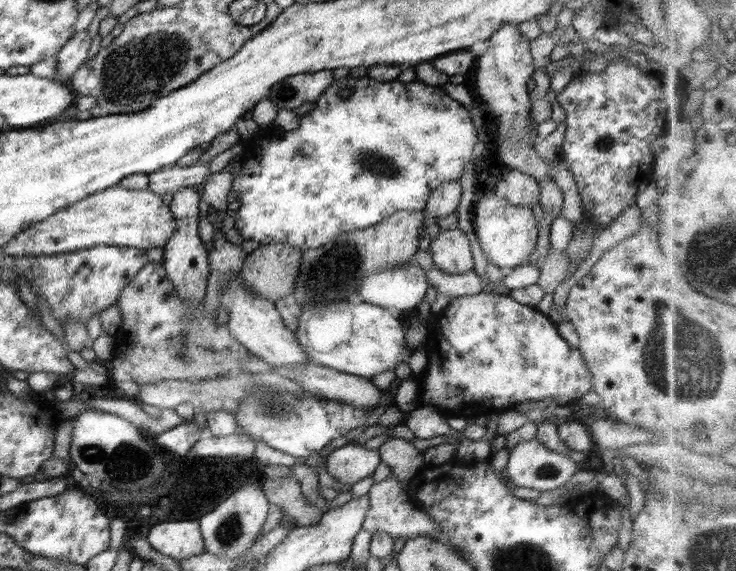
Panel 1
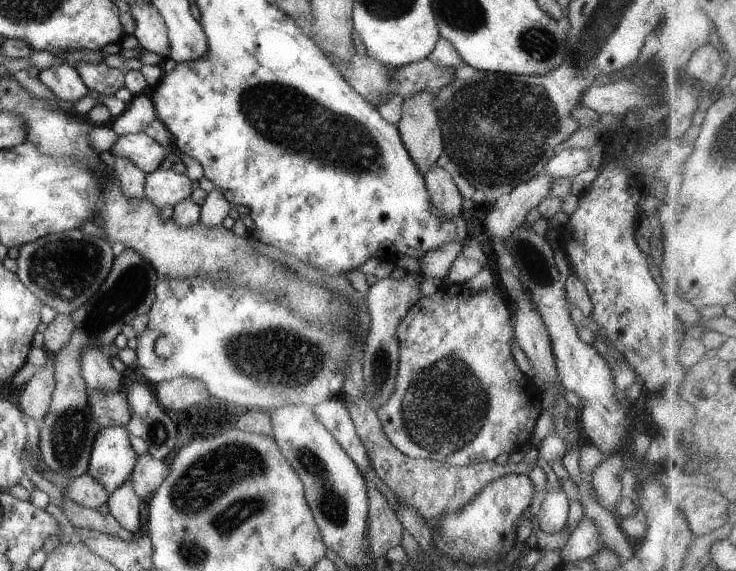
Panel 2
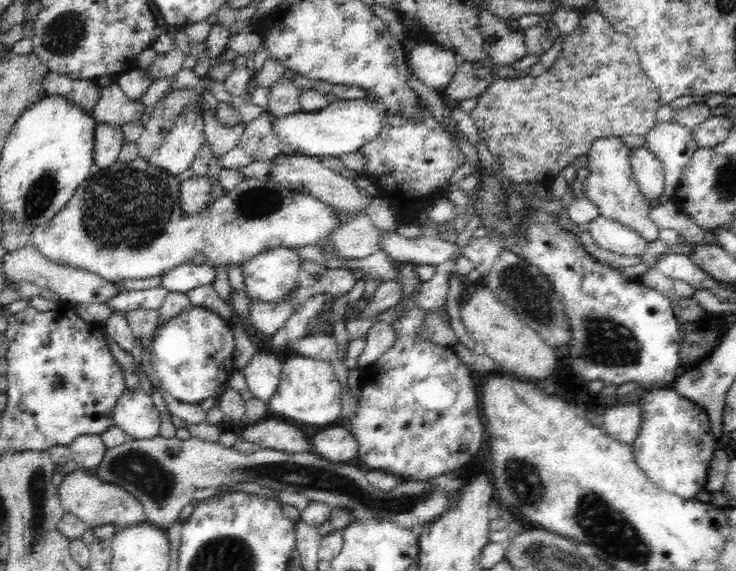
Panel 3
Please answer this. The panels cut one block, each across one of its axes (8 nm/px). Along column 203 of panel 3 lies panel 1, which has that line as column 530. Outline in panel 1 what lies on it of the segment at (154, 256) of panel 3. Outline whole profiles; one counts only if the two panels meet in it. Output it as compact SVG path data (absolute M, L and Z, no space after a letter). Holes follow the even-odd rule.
M493 194L488 200L478 200L480 210L488 210L484 216L478 218L478 212L474 212L475 232L482 232L482 252L488 262L502 269L513 269L526 265L529 256L536 249L538 239L539 222L534 216L530 206L512 206L505 198Z

